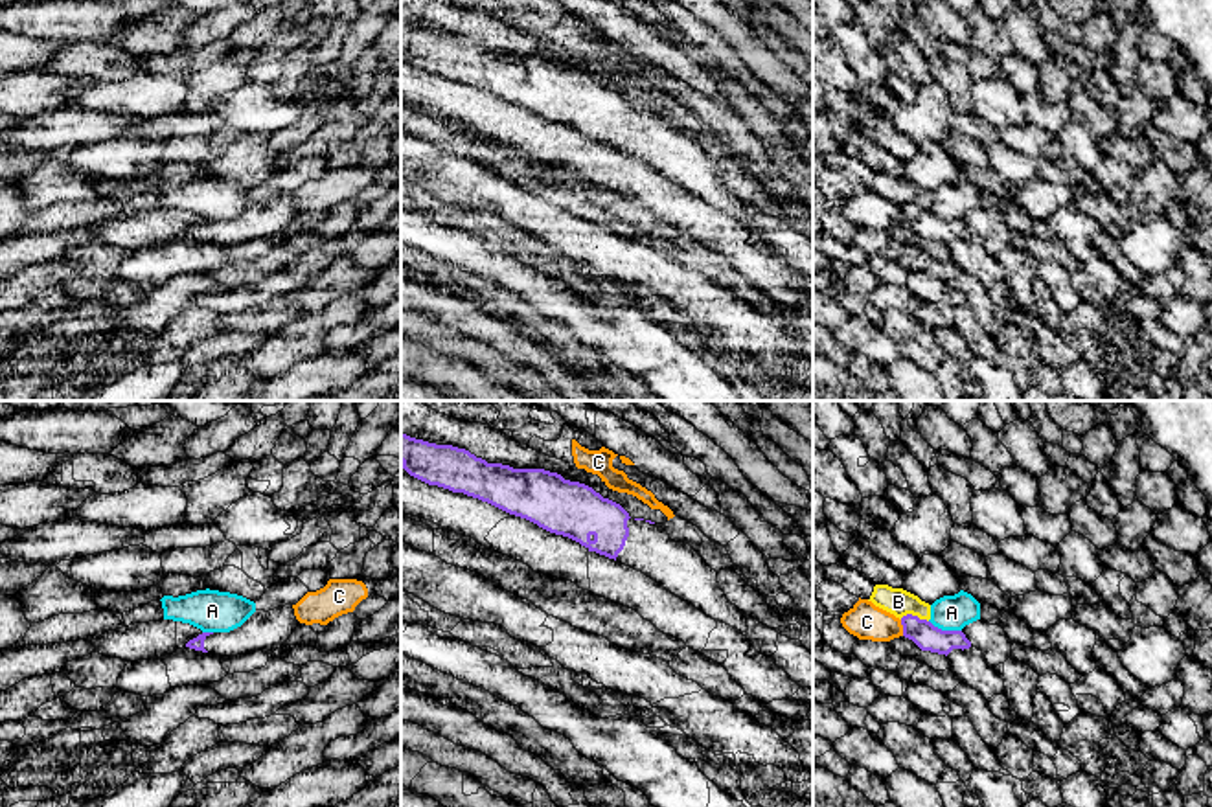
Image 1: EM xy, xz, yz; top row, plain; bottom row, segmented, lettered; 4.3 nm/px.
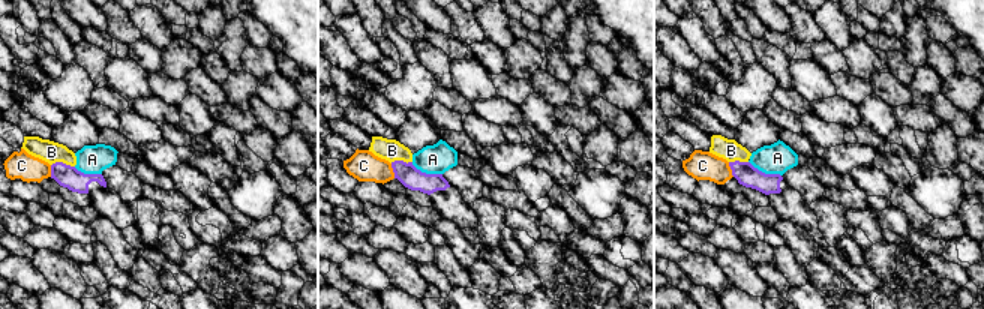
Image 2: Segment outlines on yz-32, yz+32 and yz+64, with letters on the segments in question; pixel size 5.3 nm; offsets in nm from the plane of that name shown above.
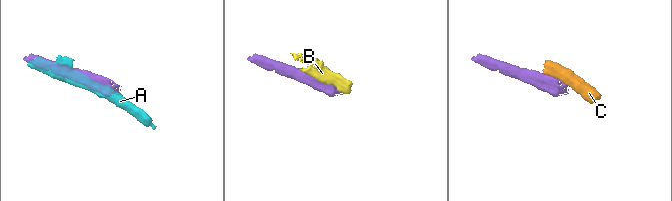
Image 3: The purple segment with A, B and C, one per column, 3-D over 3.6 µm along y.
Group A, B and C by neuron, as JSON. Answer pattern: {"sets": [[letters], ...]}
{"sets": [["A"], ["B"], ["C"]]}

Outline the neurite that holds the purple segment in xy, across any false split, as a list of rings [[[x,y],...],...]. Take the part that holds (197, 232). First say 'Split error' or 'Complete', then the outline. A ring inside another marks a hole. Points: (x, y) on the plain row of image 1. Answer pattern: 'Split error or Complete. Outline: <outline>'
Split error. Outline: [[[292,193],[269,200],[256,199],[241,215],[230,221],[202,221],[189,228],[186,235],[217,244],[237,244],[252,239],[270,243],[287,233],[298,213]]]

